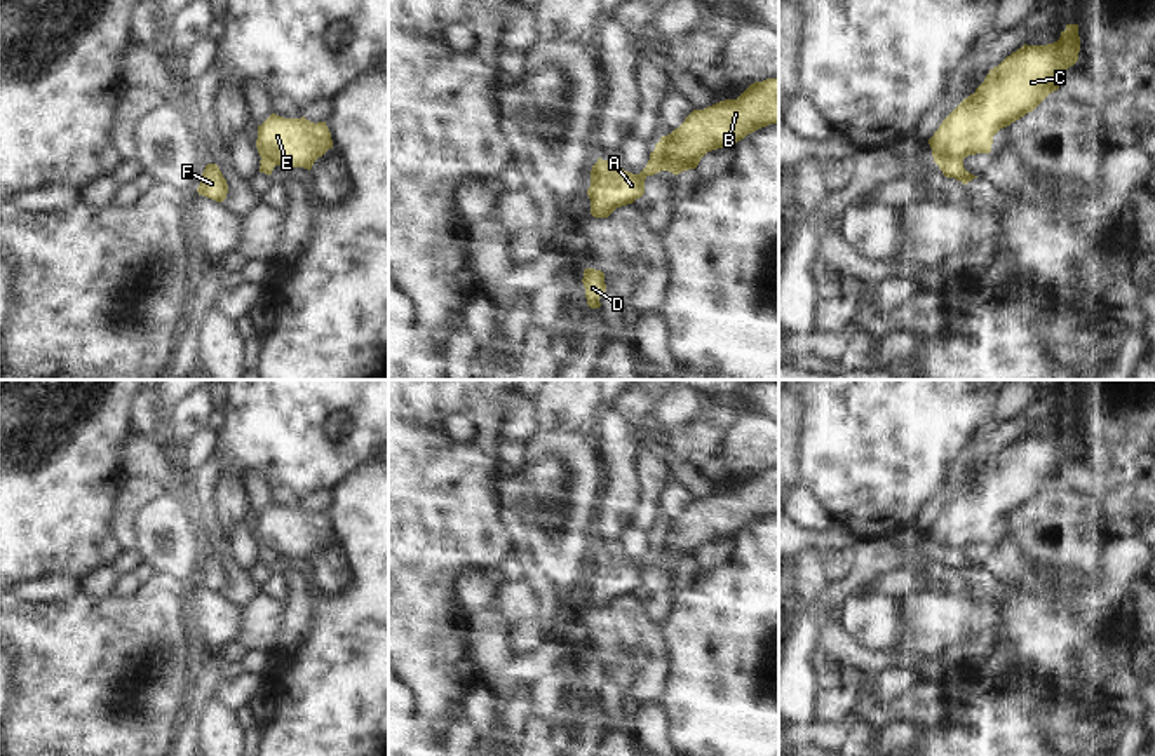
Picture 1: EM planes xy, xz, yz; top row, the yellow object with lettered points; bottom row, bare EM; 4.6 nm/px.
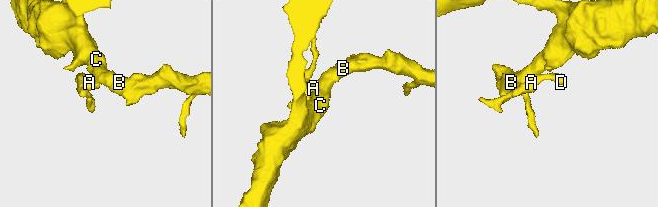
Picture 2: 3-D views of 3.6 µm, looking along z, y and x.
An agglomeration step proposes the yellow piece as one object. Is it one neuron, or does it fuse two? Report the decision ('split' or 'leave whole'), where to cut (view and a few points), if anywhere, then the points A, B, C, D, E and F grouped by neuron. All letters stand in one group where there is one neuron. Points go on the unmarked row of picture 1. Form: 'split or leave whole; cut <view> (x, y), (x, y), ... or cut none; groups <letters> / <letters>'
split; cut yz (962, 549), (941, 549), (936, 553); groups A D F / B C E

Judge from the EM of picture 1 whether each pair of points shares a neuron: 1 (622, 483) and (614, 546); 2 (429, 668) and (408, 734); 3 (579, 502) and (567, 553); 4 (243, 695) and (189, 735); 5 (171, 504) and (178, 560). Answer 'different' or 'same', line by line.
1: different
2: same
3: same
4: different
5: same

